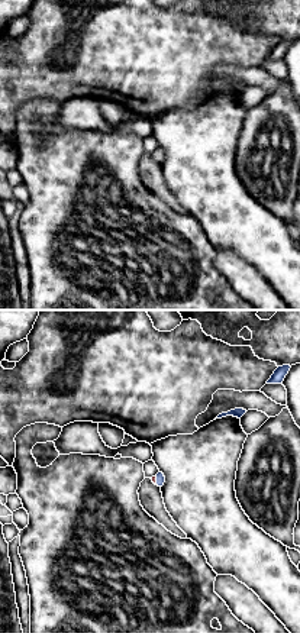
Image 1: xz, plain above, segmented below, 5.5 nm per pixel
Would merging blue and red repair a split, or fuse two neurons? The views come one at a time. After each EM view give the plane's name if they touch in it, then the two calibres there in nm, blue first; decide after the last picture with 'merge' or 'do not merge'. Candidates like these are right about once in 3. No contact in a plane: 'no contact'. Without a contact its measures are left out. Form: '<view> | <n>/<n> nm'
xz | 50/30 nm

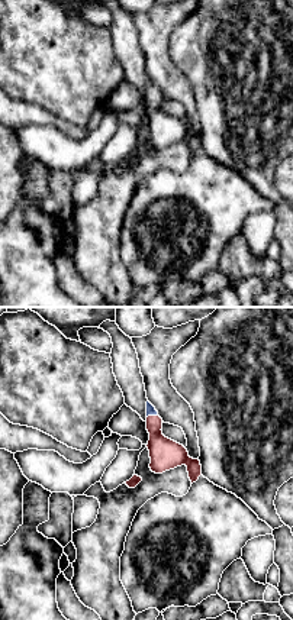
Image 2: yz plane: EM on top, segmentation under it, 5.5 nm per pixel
yz | 50/170 nm

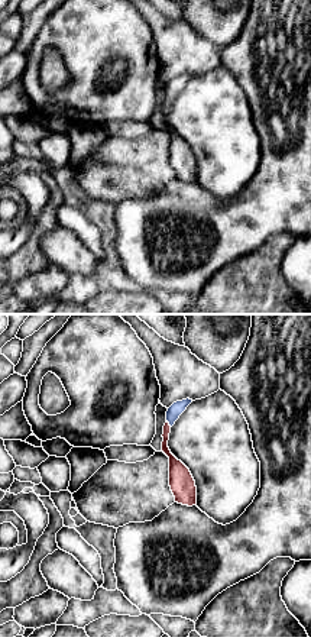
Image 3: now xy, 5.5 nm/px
xy | 80/70 nm

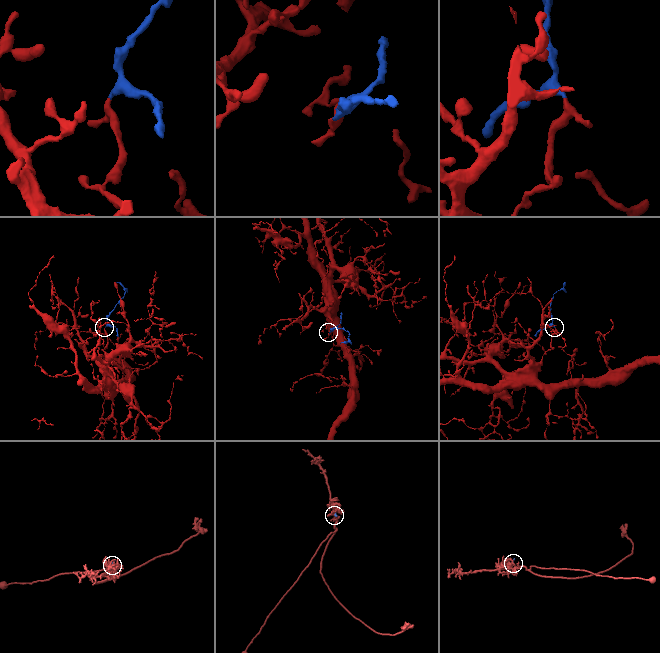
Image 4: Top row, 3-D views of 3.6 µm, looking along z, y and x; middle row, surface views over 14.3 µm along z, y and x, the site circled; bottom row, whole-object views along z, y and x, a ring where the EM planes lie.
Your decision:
merge

